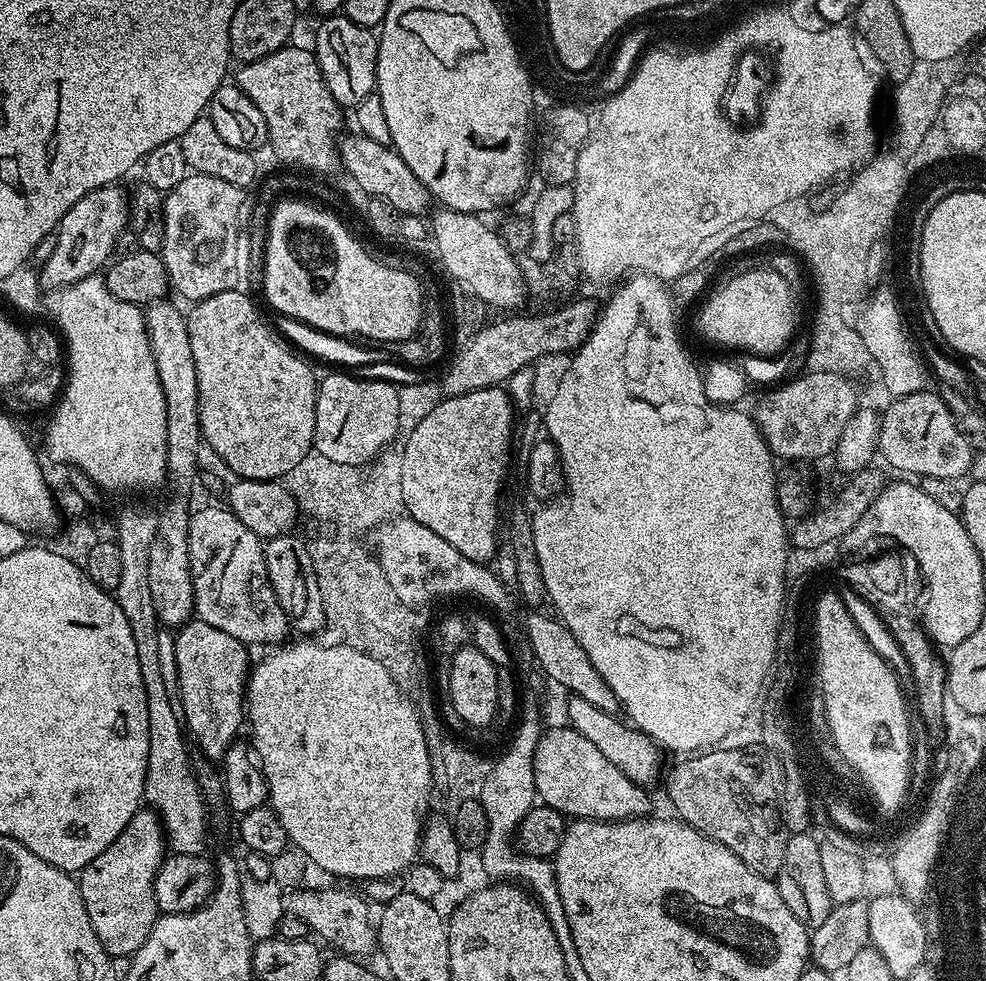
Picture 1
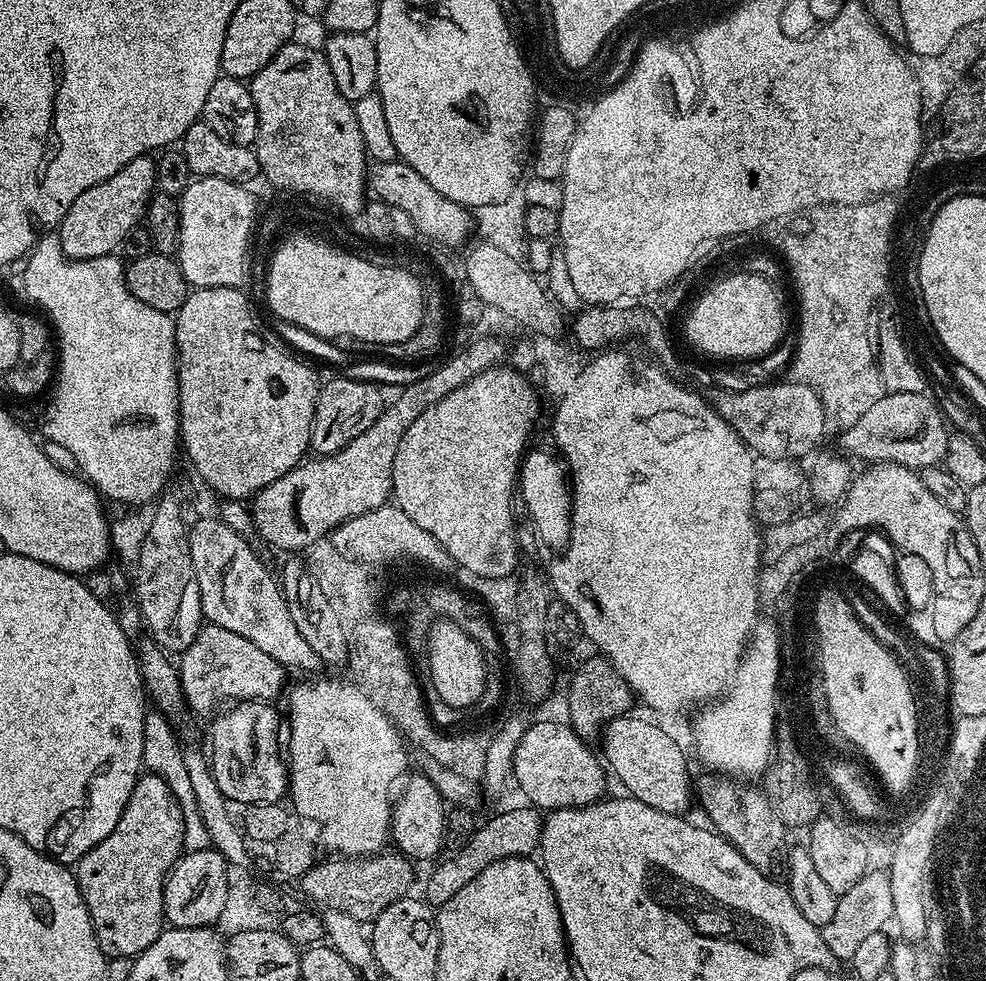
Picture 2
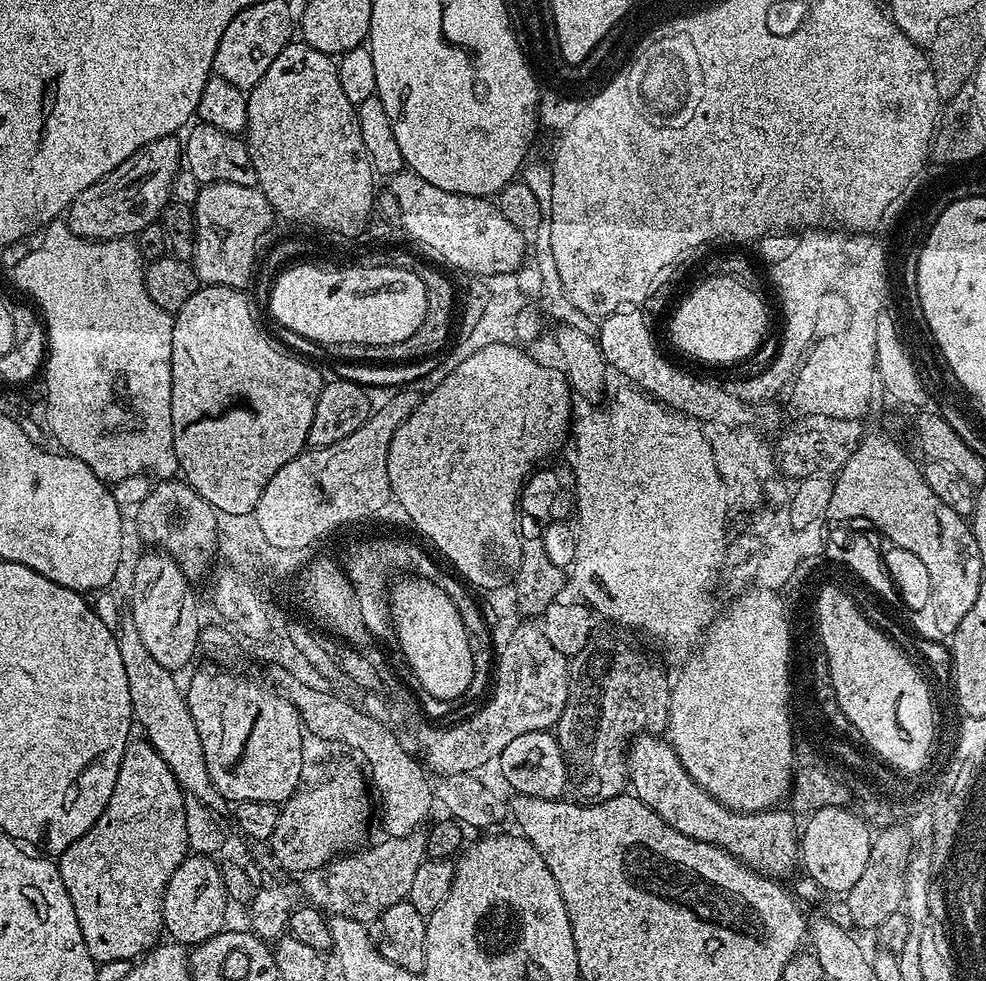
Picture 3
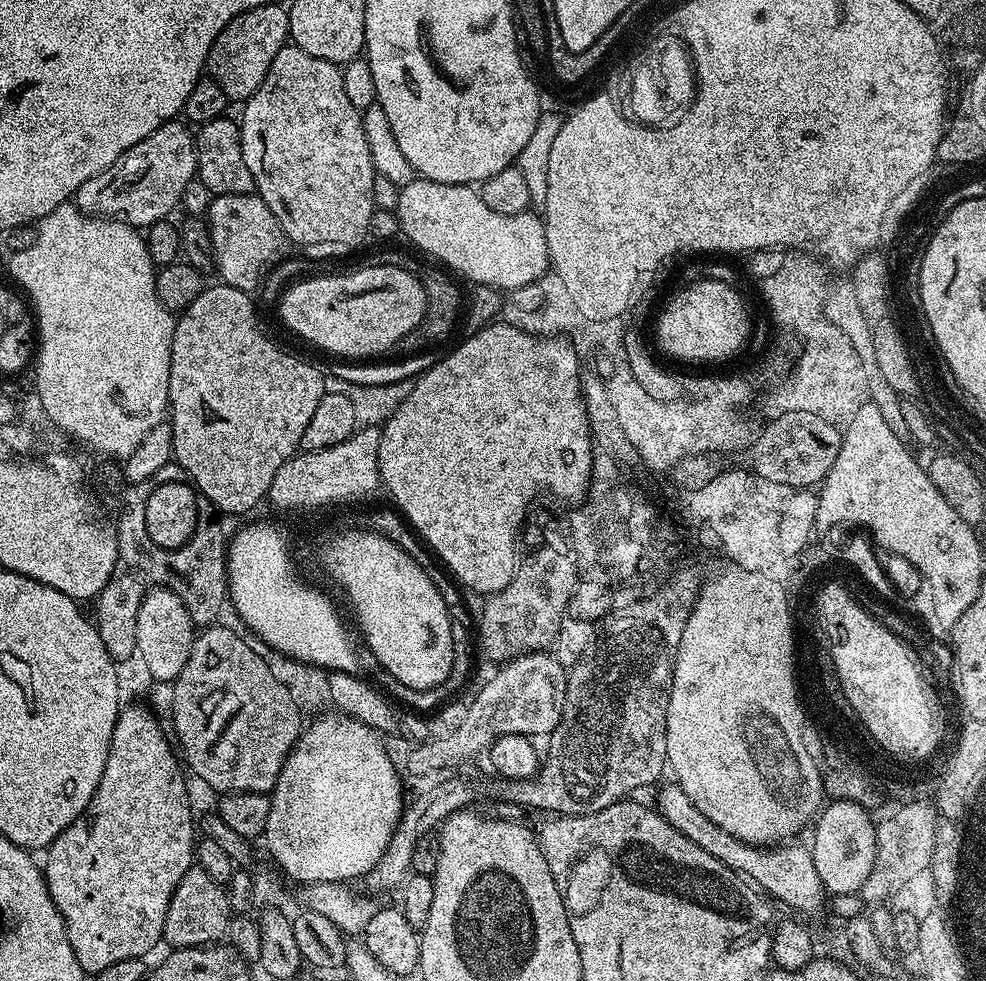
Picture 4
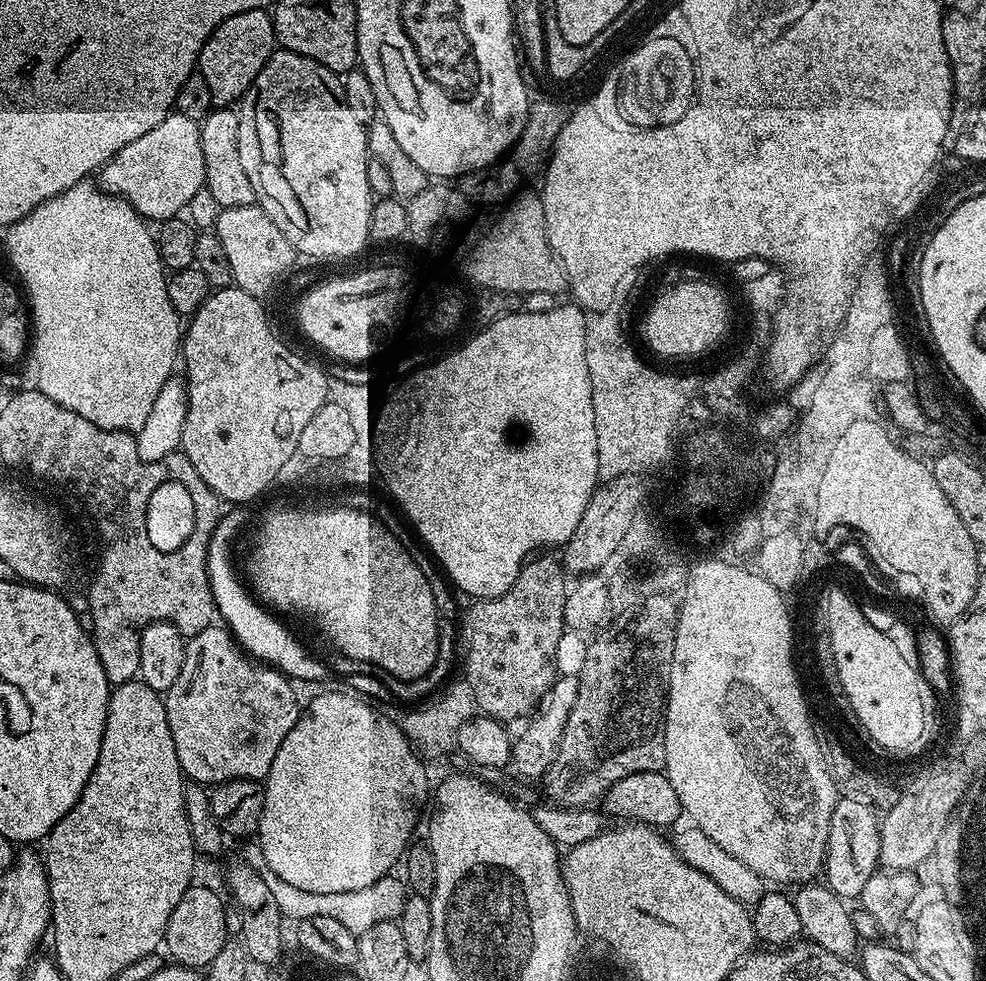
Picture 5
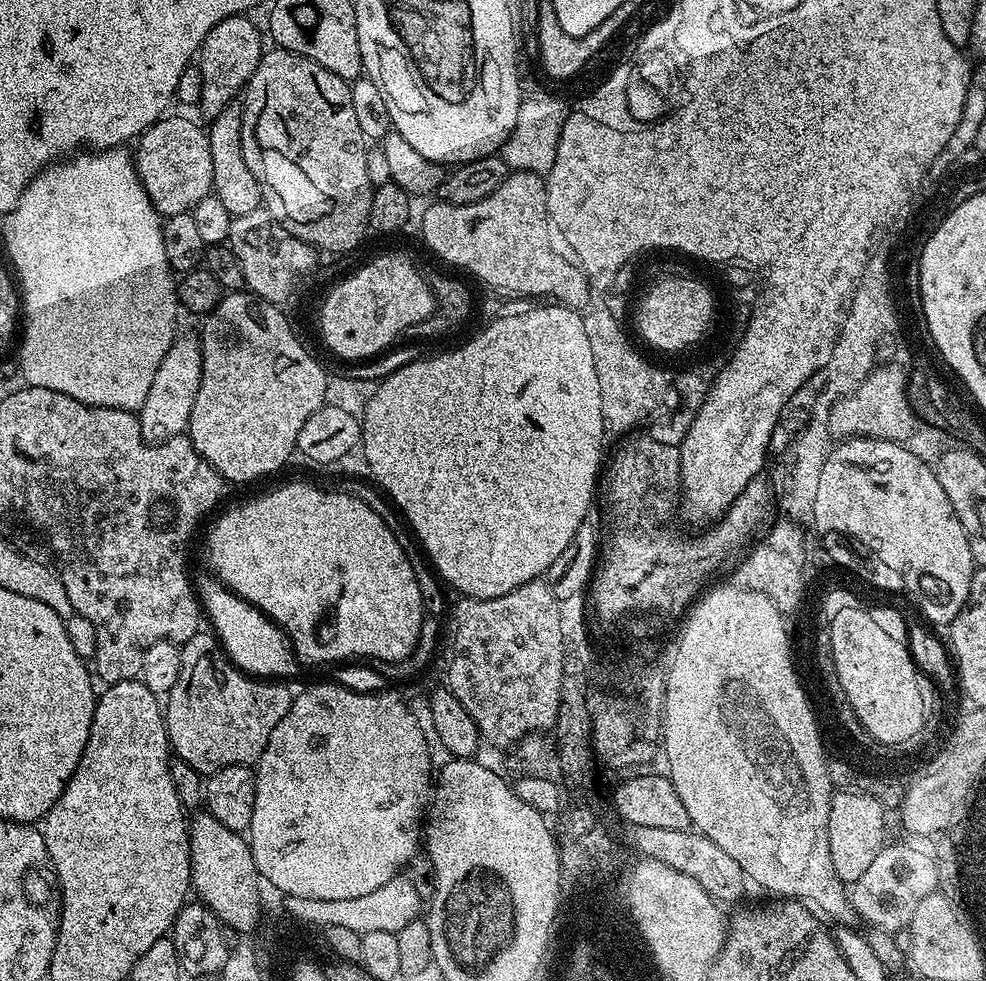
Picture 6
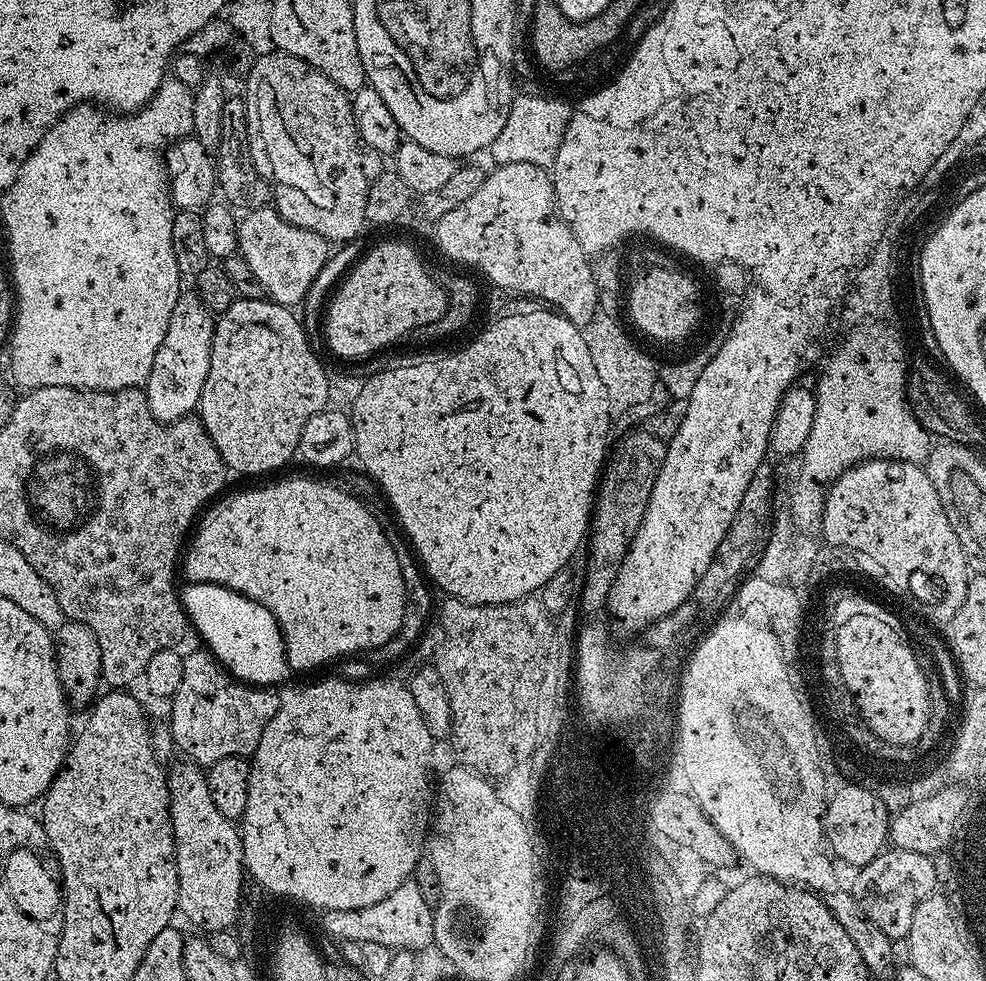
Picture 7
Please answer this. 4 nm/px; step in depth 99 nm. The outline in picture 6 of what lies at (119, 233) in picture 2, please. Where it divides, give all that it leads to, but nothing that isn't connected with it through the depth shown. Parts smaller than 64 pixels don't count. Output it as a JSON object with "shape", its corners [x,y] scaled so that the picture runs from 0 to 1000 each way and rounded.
{"shape":[[[167,117],[152,127],[136,147],[140,181],[152,206],[166,222],[194,216],[201,206],[205,206],[205,202],[216,199],[217,165],[213,161],[210,134],[187,118],[174,117]]]}

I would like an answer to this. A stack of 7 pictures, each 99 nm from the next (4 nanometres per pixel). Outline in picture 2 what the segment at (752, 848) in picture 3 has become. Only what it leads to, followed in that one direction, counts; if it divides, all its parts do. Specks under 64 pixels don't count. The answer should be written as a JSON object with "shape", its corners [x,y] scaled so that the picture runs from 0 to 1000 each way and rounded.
{"shape":[[[631,729],[613,740],[611,775],[620,790],[622,787],[629,794],[633,802],[630,804],[636,810],[647,818],[655,818],[655,822],[663,822],[663,826],[689,832],[704,820],[704,795],[702,791],[698,792],[698,775],[685,753],[683,747],[658,741],[652,730]]]}

